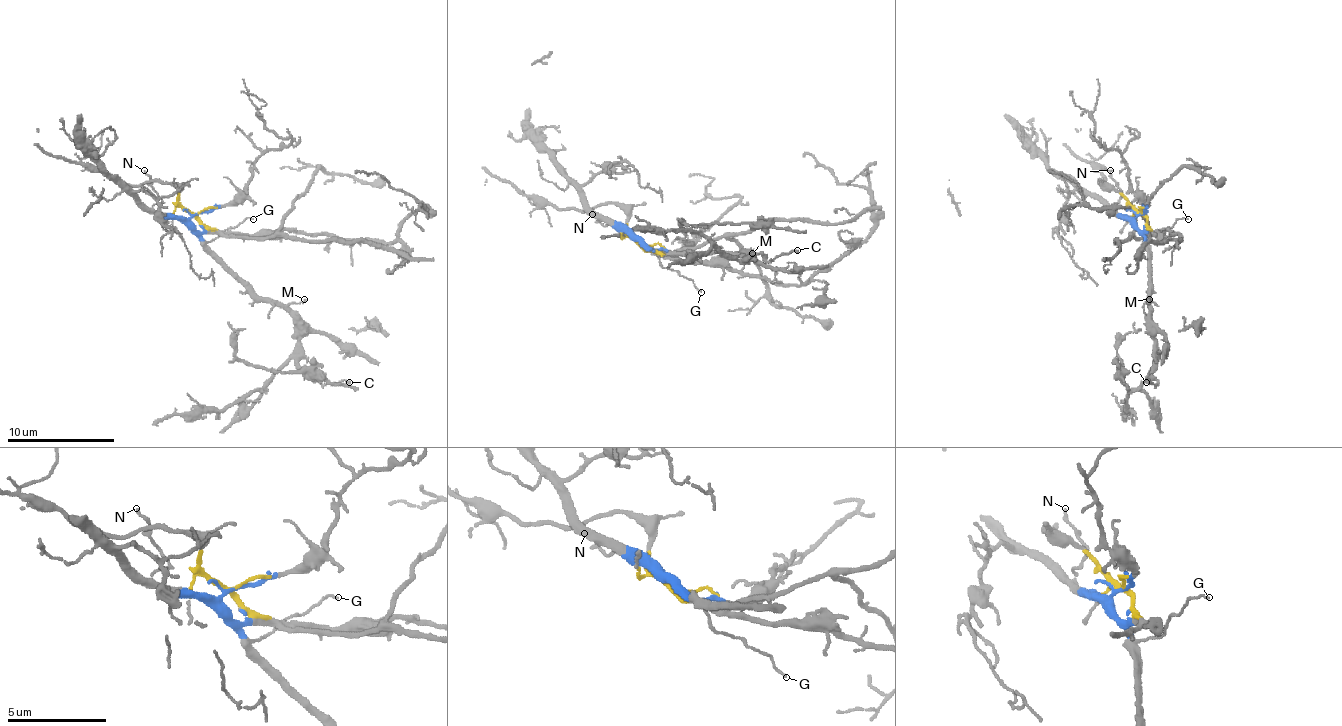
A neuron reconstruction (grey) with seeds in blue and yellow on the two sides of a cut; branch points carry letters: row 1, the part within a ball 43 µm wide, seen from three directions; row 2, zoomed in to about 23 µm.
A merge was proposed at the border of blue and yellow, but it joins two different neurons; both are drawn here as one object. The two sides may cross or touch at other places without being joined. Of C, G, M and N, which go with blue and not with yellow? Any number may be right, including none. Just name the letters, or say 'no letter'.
C, G, M, N

